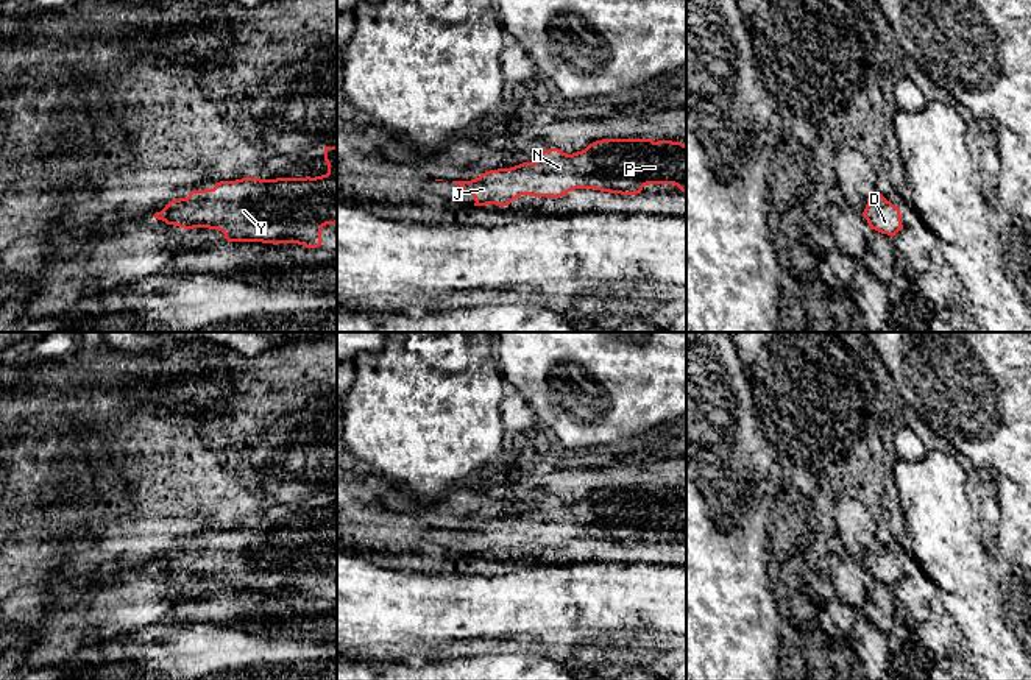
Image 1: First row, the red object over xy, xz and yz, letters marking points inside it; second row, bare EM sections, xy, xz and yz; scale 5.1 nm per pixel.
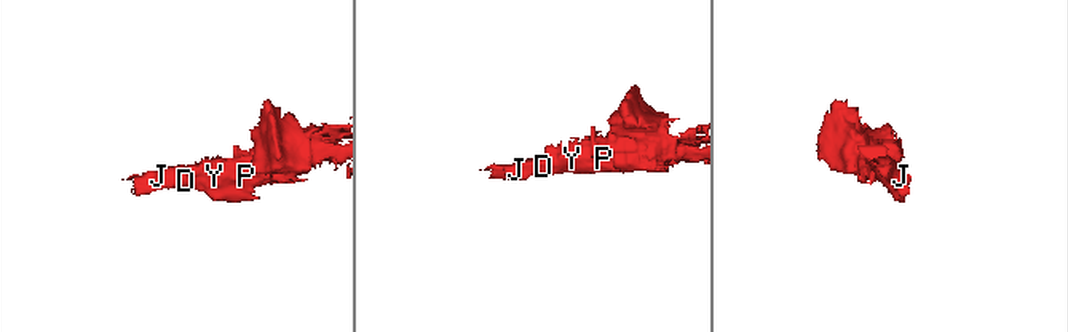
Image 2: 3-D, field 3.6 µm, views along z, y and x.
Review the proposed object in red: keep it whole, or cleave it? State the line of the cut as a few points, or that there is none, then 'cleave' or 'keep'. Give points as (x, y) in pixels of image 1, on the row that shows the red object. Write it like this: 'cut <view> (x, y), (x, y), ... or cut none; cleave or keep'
cut none; keep

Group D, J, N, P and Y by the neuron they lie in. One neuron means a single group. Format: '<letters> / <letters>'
D J N P Y

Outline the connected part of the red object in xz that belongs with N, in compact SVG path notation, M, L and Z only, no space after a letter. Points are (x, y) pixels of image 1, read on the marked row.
M602 139L585 150L566 154L558 148L544 150L537 162L482 173L471 181L452 181L474 197L474 206L508 206L521 195L558 198L576 189L635 195L647 184L674 184L686 192L686 145L652 139Z

